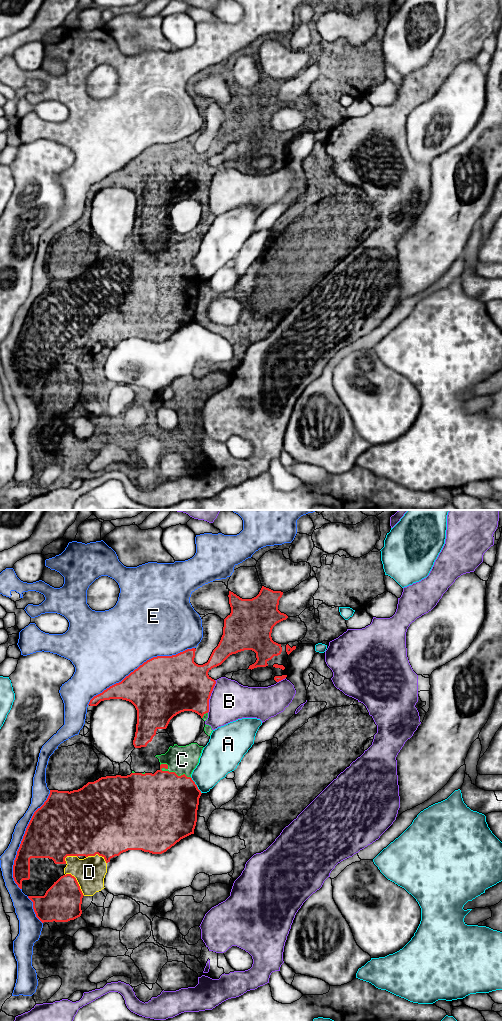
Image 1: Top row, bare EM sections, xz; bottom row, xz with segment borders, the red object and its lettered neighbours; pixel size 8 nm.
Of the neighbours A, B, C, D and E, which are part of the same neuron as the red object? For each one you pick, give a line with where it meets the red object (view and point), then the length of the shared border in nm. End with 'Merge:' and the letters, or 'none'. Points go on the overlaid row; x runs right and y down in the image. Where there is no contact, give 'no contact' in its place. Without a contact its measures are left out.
C: xz (173, 772) | 260 nm
D: xz (77, 882) | 240 nm
Merge: C, D

